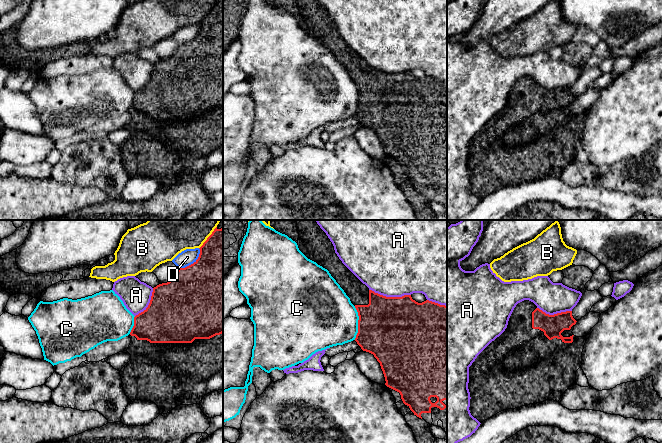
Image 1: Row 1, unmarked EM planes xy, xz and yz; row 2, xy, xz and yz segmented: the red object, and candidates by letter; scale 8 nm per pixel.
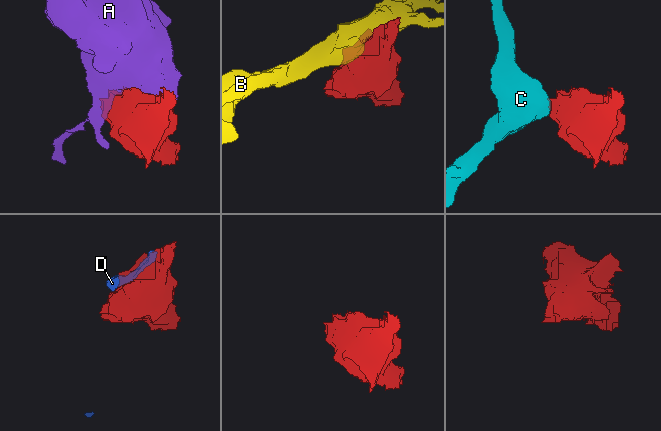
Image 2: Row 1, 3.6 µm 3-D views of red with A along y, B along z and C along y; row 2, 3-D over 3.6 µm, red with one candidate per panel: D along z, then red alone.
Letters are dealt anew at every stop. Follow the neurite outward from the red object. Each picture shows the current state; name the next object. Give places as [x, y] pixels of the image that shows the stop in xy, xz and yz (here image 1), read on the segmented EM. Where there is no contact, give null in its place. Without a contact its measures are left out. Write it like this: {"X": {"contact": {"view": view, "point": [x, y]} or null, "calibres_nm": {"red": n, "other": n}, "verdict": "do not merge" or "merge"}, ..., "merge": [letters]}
{"A": {"contact": {"view": "xz", "point": [390, 297]}, "calibres_nm": {"red": 500, "other": 500}, "verdict": "do not merge"}, "B": {"contact": {"view": "xy", "point": [208, 237]}, "calibres_nm": {"red": 400, "other": 460}, "verdict": "do not merge"}, "C": {"contact": {"view": "xz", "point": [358, 323]}, "calibres_nm": {"red": 500, "other": 440}, "verdict": "do not merge"}, "D": {"contact": {"view": "xy", "point": [193, 263]}, "calibres_nm": {"red": 500, "other": 130}, "verdict": "do not merge"}, "merge": []}

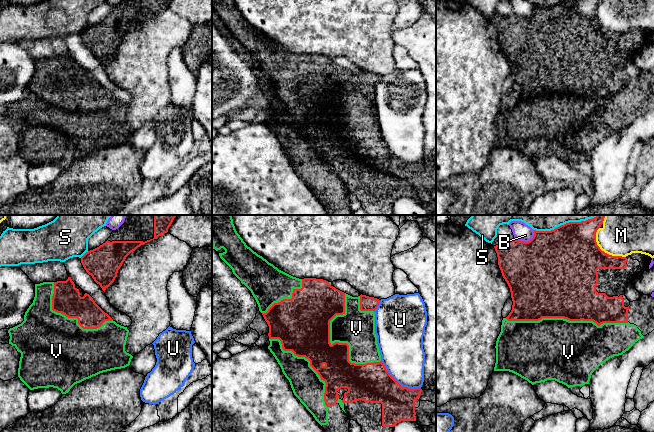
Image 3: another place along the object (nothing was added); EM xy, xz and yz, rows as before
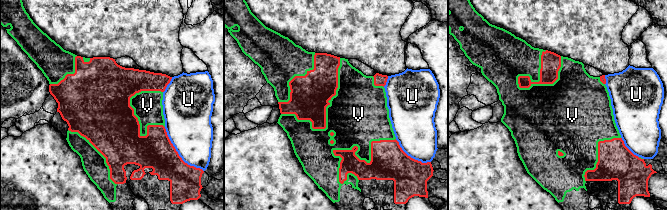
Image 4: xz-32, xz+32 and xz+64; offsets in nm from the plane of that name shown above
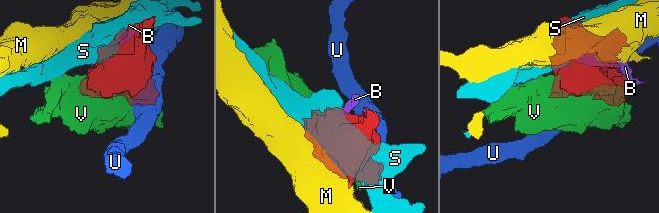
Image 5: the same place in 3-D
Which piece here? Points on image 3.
{"B": {"contact": {"view": "yz", "point": [528, 241]}, "calibres_nm": {"red": 500, "other": 140}, "verdict": "do not merge"}, "M": {"contact": {"view": "yz", "point": [601, 250]}, "calibres_nm": {"red": 460, "other": 380}, "verdict": "do not merge"}, "S": {"contact": {"view": "yz", "point": [566, 223]}, "calibres_nm": {"red": 480, "other": 260}, "verdict": "do not merge"}, "U": {"contact": {"view": "xz", "point": [397, 382]}, "calibres_nm": {"red": 320, "other": 340}, "verdict": "do not merge"}, "V": {"contact": {"view": "xz", "point": [335, 342]}, "calibres_nm": {"red": 380, "other": 280}, "verdict": "merge"}, "merge": ["V"]}

